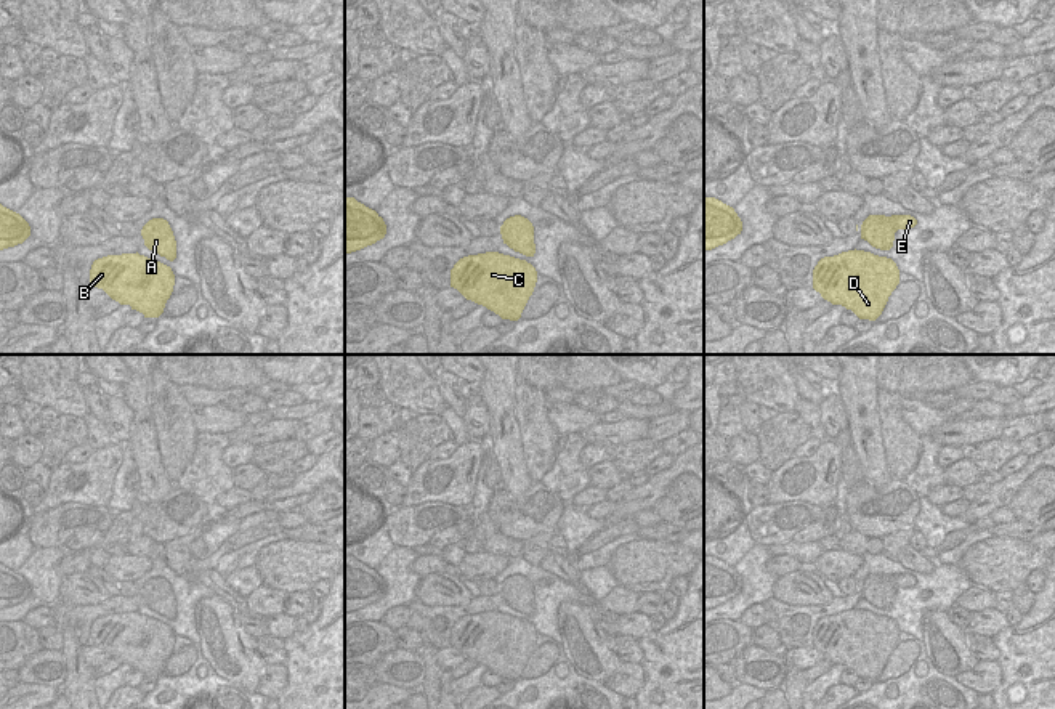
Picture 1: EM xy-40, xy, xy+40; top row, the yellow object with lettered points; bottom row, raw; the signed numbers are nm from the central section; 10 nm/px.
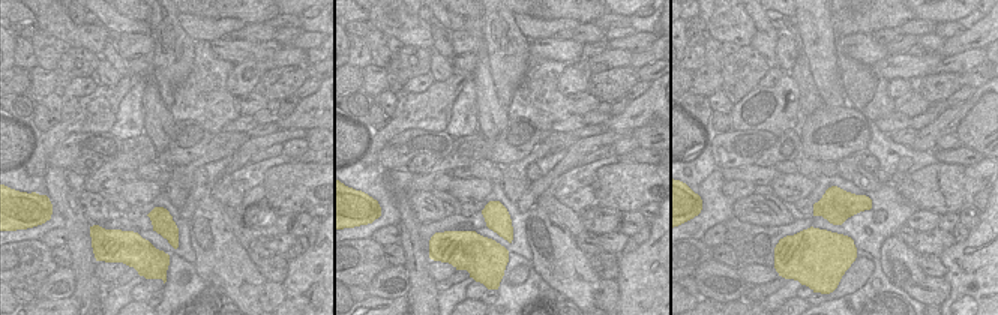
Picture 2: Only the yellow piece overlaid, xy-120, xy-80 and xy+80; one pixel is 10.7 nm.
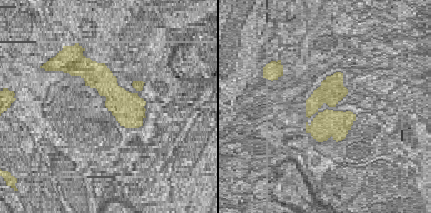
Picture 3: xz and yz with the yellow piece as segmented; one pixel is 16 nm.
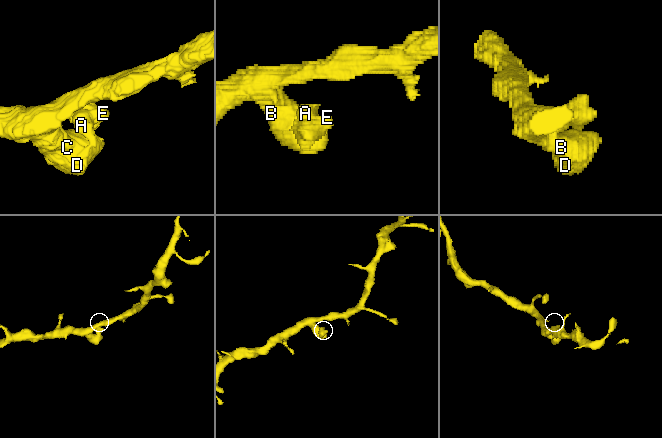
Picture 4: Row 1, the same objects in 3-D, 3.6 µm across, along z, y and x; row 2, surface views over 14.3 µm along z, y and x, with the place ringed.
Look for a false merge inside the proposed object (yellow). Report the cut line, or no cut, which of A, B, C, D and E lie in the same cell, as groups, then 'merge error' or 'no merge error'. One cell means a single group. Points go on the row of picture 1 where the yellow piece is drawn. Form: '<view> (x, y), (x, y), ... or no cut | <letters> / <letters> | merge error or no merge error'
no cut | A B C D E | no merge error

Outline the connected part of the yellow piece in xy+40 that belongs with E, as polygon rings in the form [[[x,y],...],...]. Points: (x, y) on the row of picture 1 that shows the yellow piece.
[[[869,215],[856,231],[861,231],[861,239],[867,241],[872,247],[890,250],[893,247],[895,233],[898,229],[911,229],[917,220],[911,215]]]

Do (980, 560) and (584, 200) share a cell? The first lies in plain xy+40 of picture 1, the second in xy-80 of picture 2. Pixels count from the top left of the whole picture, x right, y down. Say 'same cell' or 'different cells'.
different cells

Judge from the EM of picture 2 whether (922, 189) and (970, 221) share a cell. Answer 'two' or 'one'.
two

